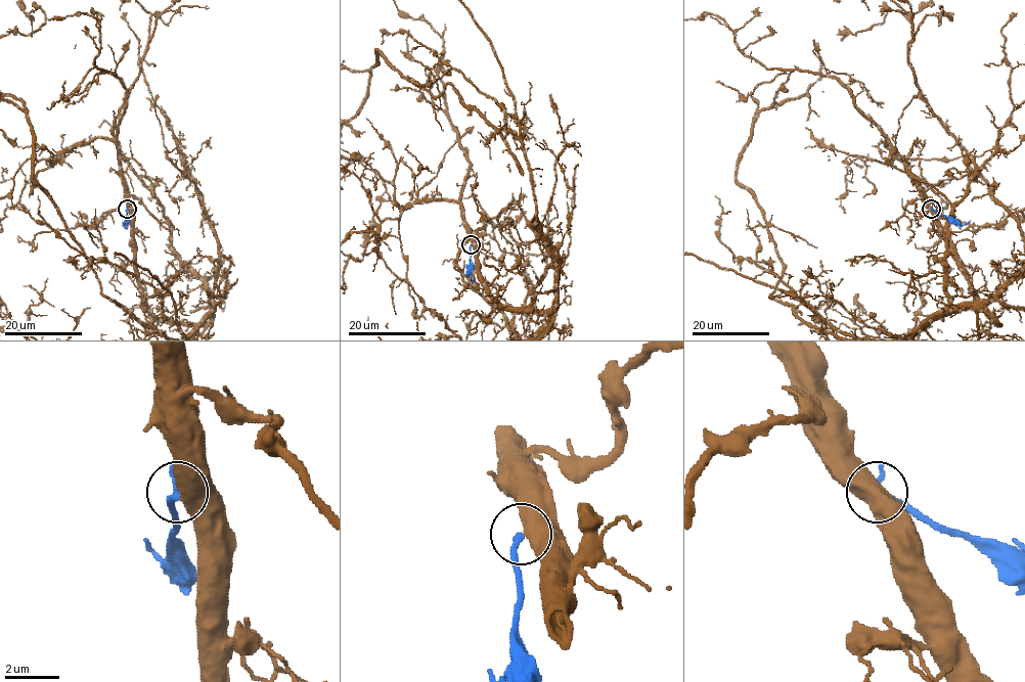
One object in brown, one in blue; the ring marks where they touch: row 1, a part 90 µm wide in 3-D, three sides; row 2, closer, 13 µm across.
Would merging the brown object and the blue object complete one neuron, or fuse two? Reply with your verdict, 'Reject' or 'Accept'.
Accept

